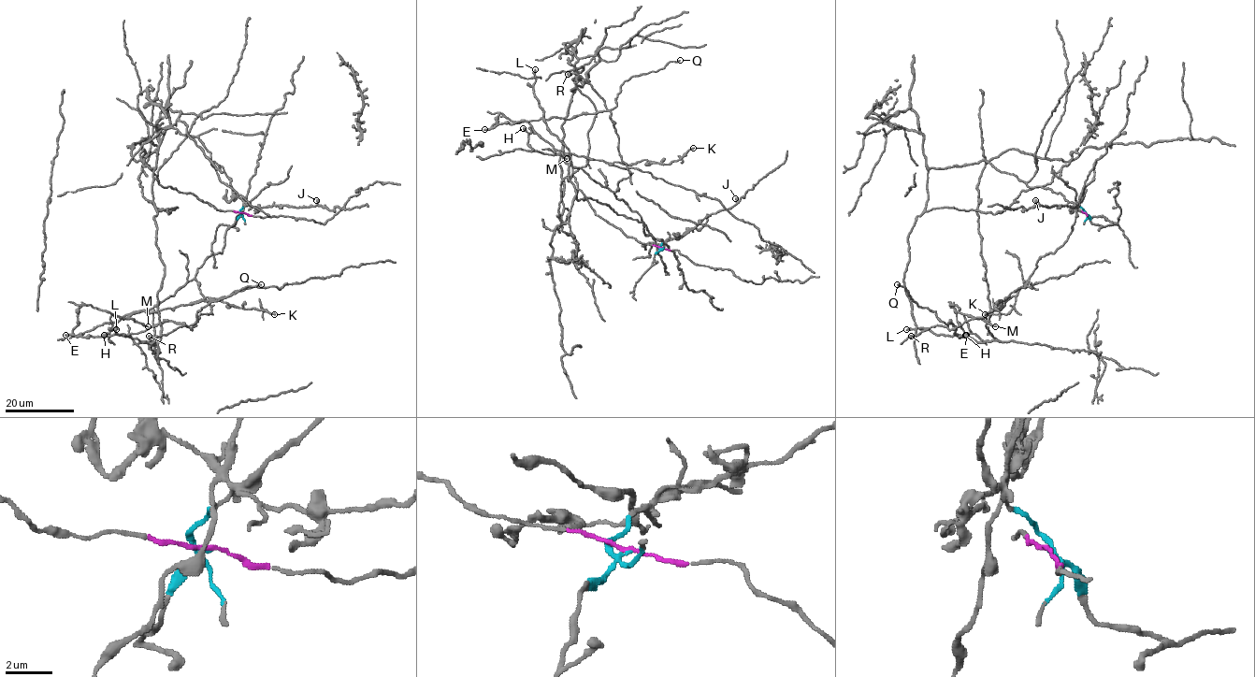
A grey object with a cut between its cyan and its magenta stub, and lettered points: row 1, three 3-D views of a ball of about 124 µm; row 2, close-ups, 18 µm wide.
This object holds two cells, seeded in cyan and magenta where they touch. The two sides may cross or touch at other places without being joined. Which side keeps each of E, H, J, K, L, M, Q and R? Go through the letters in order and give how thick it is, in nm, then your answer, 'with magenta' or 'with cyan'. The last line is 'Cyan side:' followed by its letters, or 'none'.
E: calibre 190 nm; with cyan
H: calibre 320 nm; with cyan
J: calibre 360 nm; with cyan
K: calibre 200 nm; with cyan
L: calibre 240 nm; with cyan
M: calibre 150 nm; with cyan
Q: calibre 130 nm; with cyan
R: calibre 480 nm; with cyan
Cyan side: E, H, J, K, L, M, Q, R

